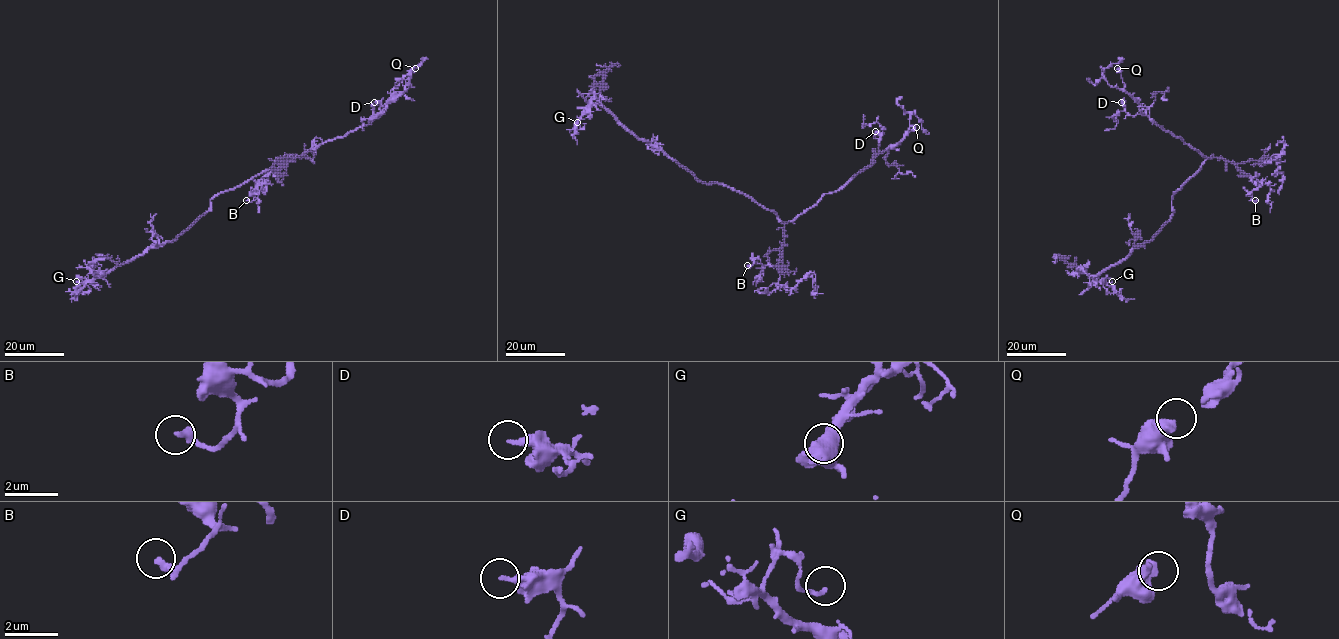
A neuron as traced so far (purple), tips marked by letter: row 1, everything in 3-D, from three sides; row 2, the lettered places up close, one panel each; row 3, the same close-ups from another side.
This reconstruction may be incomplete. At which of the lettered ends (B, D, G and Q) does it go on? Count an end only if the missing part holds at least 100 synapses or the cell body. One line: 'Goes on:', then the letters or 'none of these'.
Goes on: none of these

